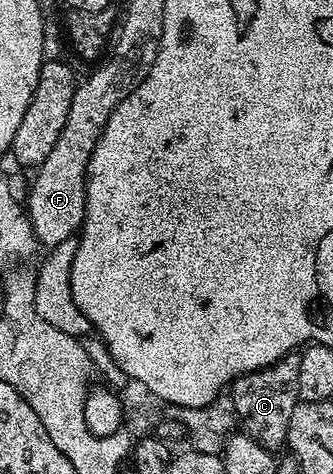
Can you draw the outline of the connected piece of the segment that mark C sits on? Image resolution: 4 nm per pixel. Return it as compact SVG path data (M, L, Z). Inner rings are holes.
M292 354L284 356L276 364L270 364L268 368L247 372L244 376L231 381L229 392L235 402L238 423L242 431L252 436L262 448L276 450L275 448L282 449L286 445L293 410L301 402L299 398L300 374L299 356Z

